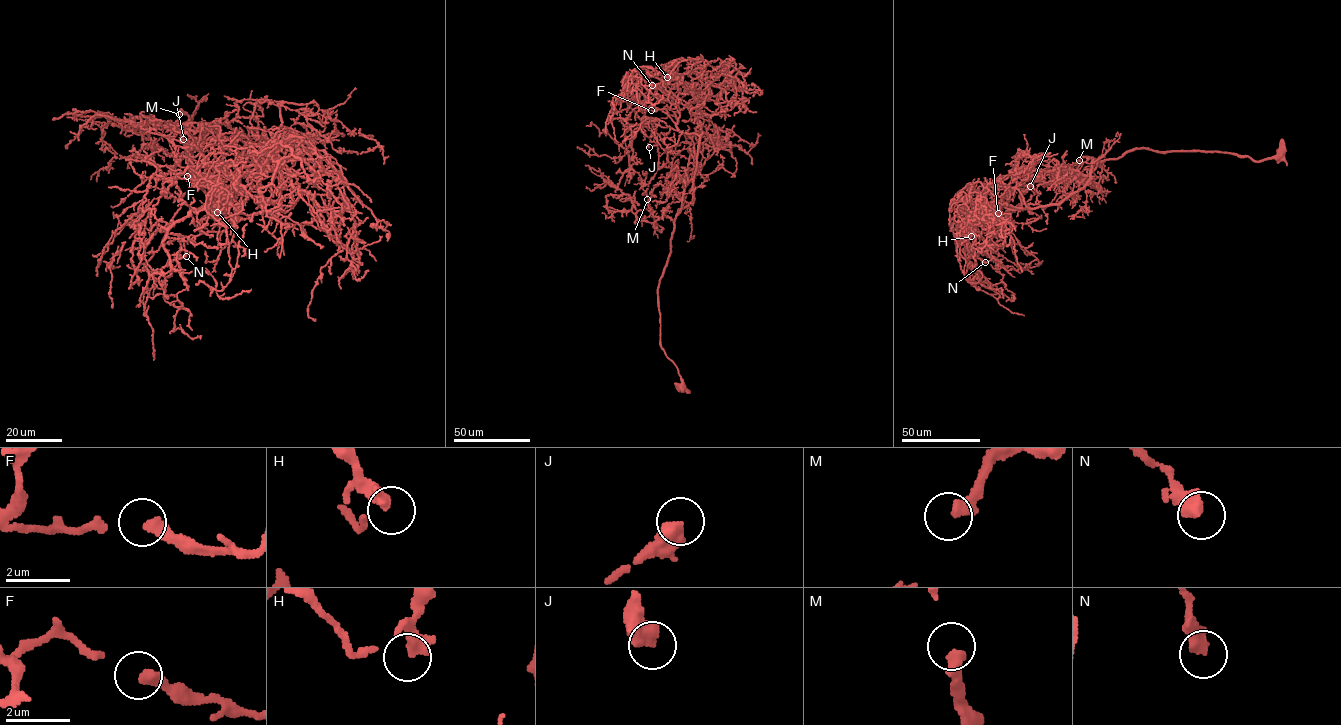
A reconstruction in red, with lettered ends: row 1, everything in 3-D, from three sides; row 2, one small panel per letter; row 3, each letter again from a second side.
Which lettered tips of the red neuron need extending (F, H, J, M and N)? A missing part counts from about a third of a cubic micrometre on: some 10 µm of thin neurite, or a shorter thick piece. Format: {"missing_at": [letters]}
{"missing_at": []}

